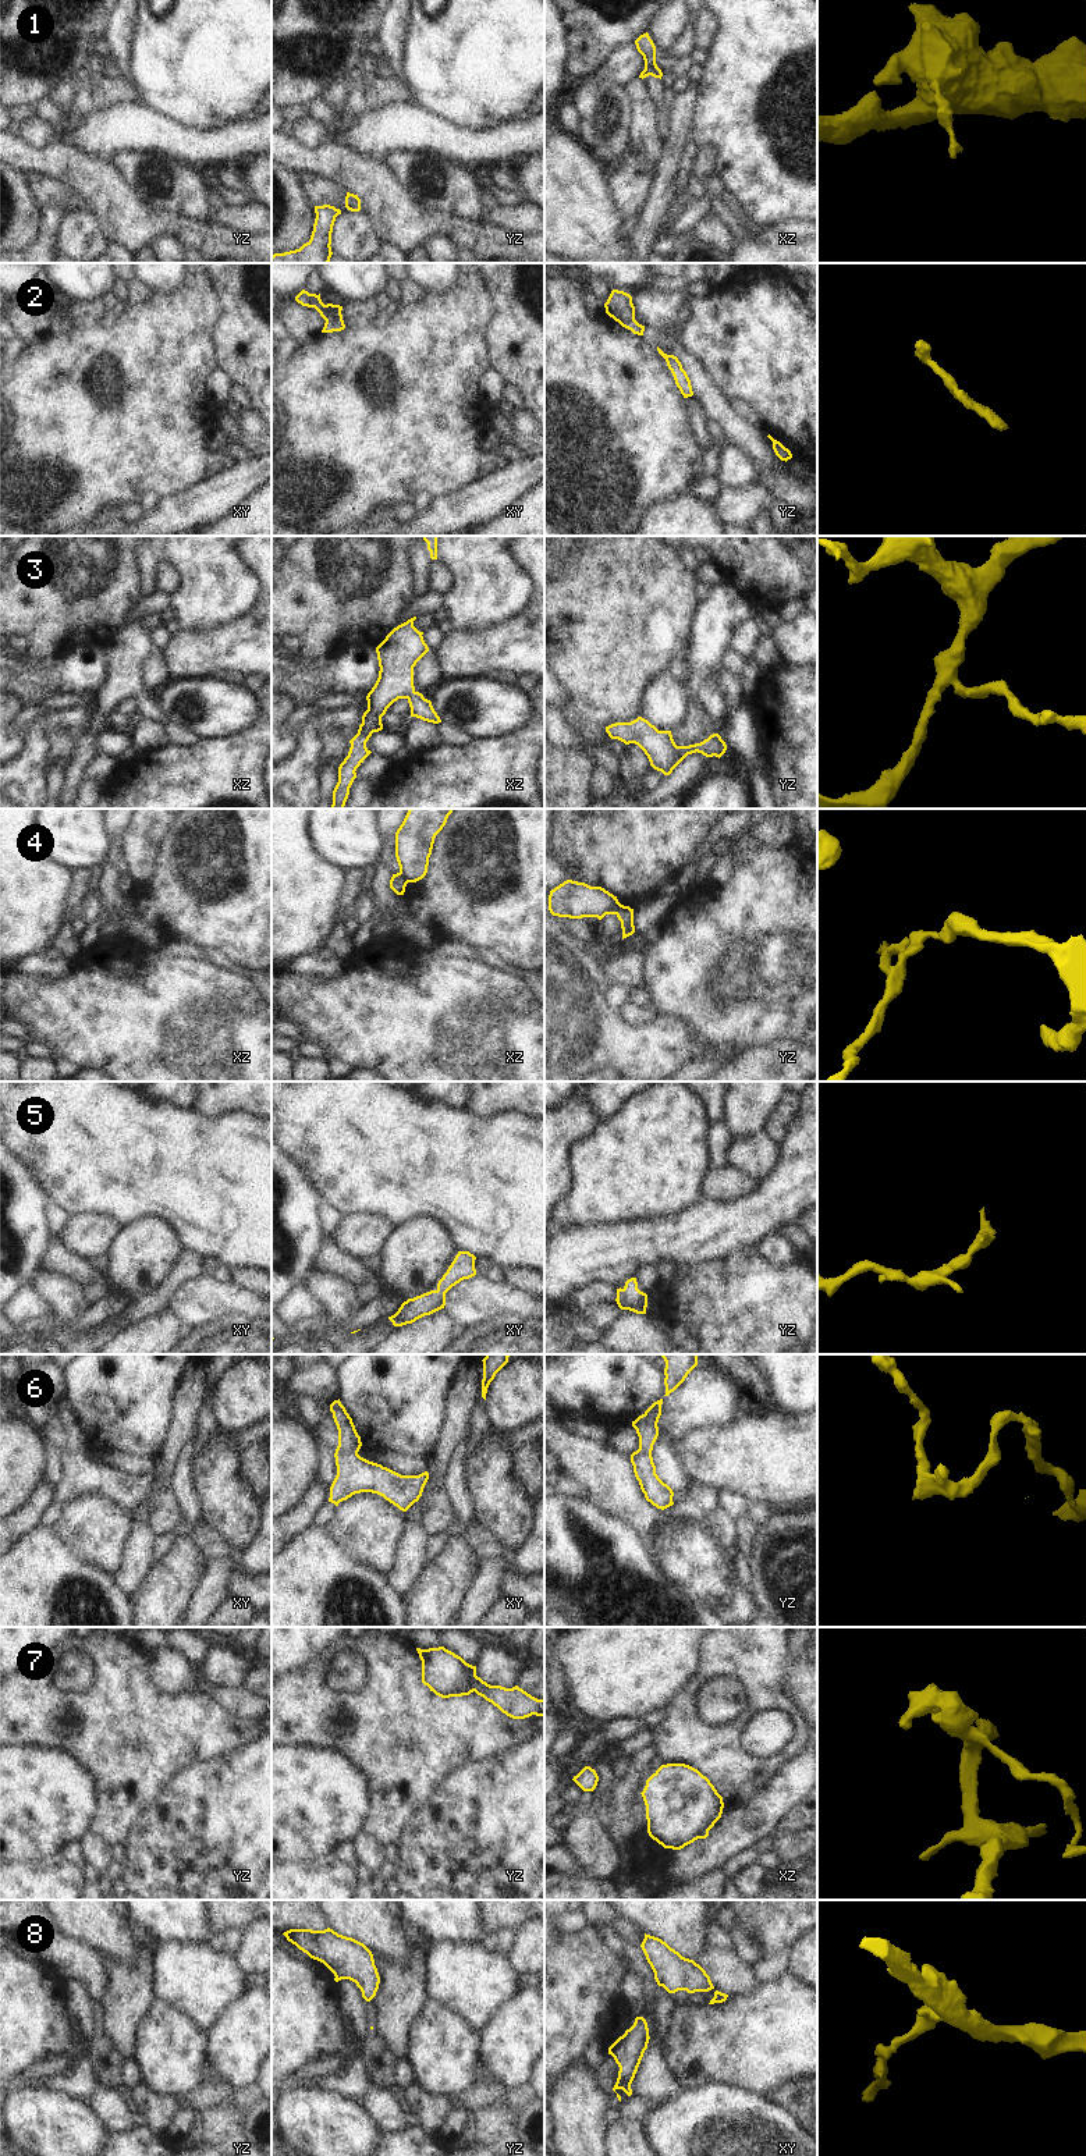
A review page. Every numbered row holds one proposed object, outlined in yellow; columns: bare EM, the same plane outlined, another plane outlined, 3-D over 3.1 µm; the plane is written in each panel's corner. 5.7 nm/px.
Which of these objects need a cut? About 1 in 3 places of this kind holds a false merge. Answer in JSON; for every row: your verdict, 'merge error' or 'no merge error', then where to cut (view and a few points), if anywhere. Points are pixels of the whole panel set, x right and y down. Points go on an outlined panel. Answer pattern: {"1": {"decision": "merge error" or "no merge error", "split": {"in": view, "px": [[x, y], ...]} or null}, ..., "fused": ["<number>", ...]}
{"1": {"decision": "no merge error", "split": null}, "2": {"decision": "no merge error", "split": null}, "3": {"decision": "no merge error", "split": null}, "4": {"decision": "merge error", "split": {"in": "yz", "px": [[613, 897], [617, 901], [617, 913]]}}, "5": {"decision": "no merge error", "split": null}, "6": {"decision": "no merge error", "split": null}, "7": {"decision": "merge error", "split": {"in": "yz", "px": [[476, 1676], [474, 1690]]}}, "8": {"decision": "no merge error", "split": null}, "fused": ["4", "7"]}

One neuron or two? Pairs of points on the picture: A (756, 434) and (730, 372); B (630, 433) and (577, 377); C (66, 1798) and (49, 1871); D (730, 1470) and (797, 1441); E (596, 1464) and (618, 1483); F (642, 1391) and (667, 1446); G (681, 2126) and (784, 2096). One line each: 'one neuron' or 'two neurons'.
A: two neurons
B: one neuron
C: two neurons
D: one neuron
E: one neuron
F: two neurons
G: two neurons

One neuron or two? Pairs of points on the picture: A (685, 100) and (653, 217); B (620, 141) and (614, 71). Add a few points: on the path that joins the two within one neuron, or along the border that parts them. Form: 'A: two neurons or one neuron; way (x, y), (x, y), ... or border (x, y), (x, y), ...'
A: one neuron; way (678, 130), (678, 137), (666, 169), (663, 188)
B: two neurons; border (593, 75), (614, 81), (624, 88)

